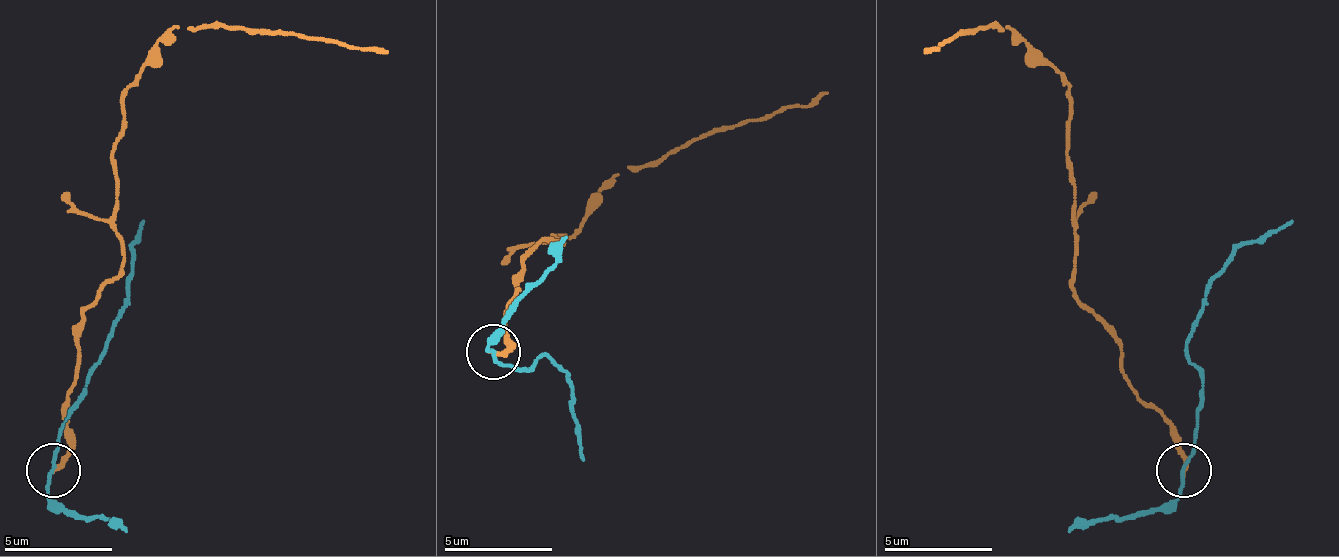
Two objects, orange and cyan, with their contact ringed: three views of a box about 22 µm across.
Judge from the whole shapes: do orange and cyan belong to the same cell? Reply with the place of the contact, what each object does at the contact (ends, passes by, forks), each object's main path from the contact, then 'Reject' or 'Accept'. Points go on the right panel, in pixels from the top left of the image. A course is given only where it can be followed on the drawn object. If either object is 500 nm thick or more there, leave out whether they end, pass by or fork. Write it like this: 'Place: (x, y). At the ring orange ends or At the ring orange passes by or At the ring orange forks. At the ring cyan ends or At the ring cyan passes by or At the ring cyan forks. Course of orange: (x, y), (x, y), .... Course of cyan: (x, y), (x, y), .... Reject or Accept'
Place: (1183, 470). At the ring orange ends. At the ring cyan passes by. Course of orange: (1182, 469), (1177, 430), (1138, 398), (1122, 343), (1073, 289), (1068, 87), (1008, 27), (970, 27), (926, 55). Course of cyan: (1182, 469), (1204, 376), (1187, 360), (1187, 332), (1209, 278), (1291, 218). Reject

